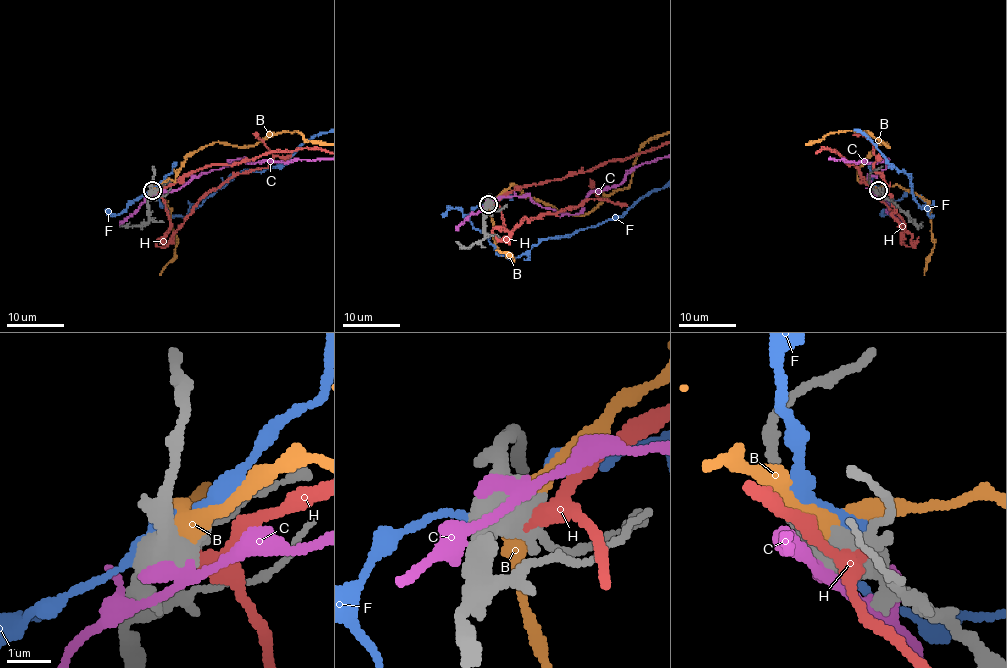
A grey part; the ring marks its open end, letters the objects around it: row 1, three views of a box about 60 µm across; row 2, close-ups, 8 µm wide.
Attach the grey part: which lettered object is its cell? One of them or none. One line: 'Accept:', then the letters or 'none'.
Accept: F

